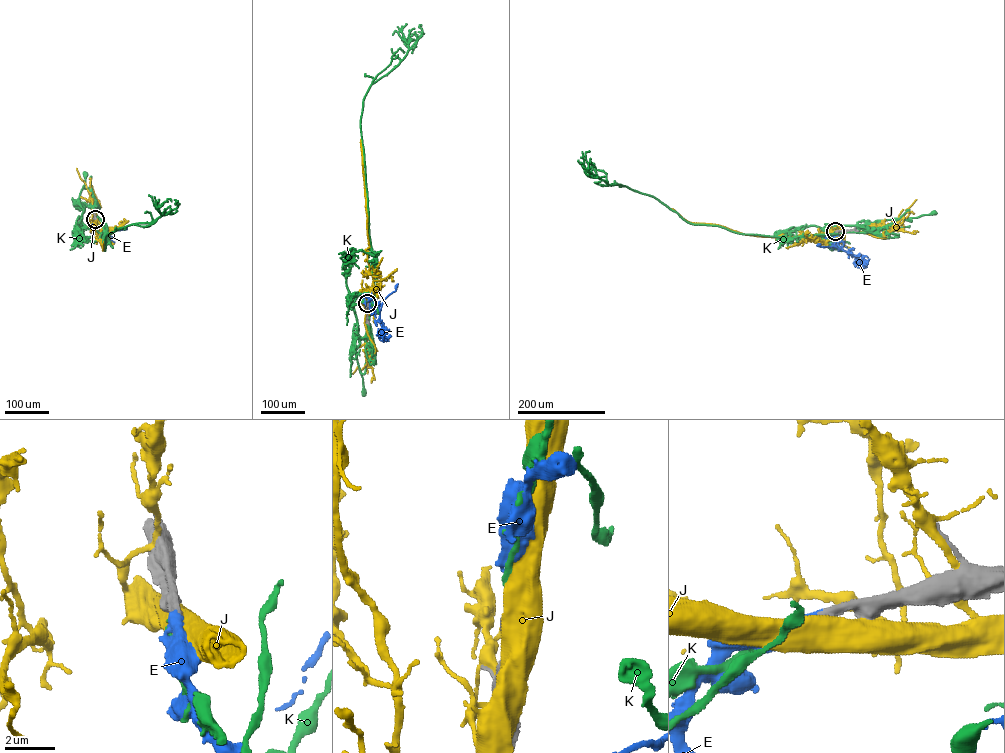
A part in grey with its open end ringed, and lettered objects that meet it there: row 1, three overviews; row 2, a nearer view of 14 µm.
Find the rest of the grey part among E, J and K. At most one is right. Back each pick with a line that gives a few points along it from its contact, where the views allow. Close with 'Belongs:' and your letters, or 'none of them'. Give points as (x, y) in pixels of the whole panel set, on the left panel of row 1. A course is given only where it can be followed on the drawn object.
E: it runs (95, 219), (106, 232), (125, 228)
Belongs: E

